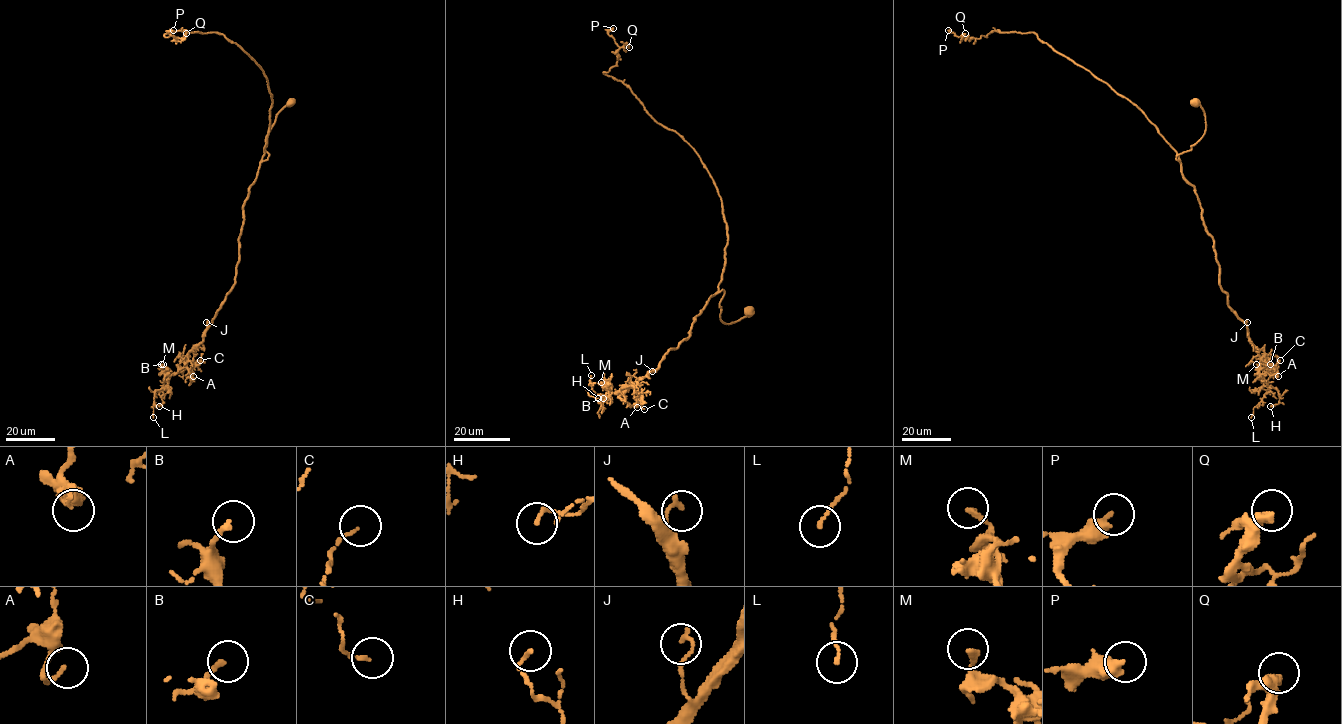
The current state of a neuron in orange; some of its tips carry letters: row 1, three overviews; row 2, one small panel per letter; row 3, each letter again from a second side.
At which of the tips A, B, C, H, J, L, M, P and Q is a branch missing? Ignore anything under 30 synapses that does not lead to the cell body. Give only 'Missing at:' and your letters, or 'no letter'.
Missing at: no letter

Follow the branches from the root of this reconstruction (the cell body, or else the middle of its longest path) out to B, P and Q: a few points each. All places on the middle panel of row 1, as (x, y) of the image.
B: (750, 310), (726, 324), (719, 307), (724, 291), (712, 295), (690, 335), (655, 370), (603, 398)
P: (750, 310), (732, 323), (720, 318), (721, 197), (696, 151), (603, 73), (617, 64), (613, 28)
Q: (750, 310), (732, 323), (720, 318), (727, 225), (700, 156), (603, 73), (629, 47)

